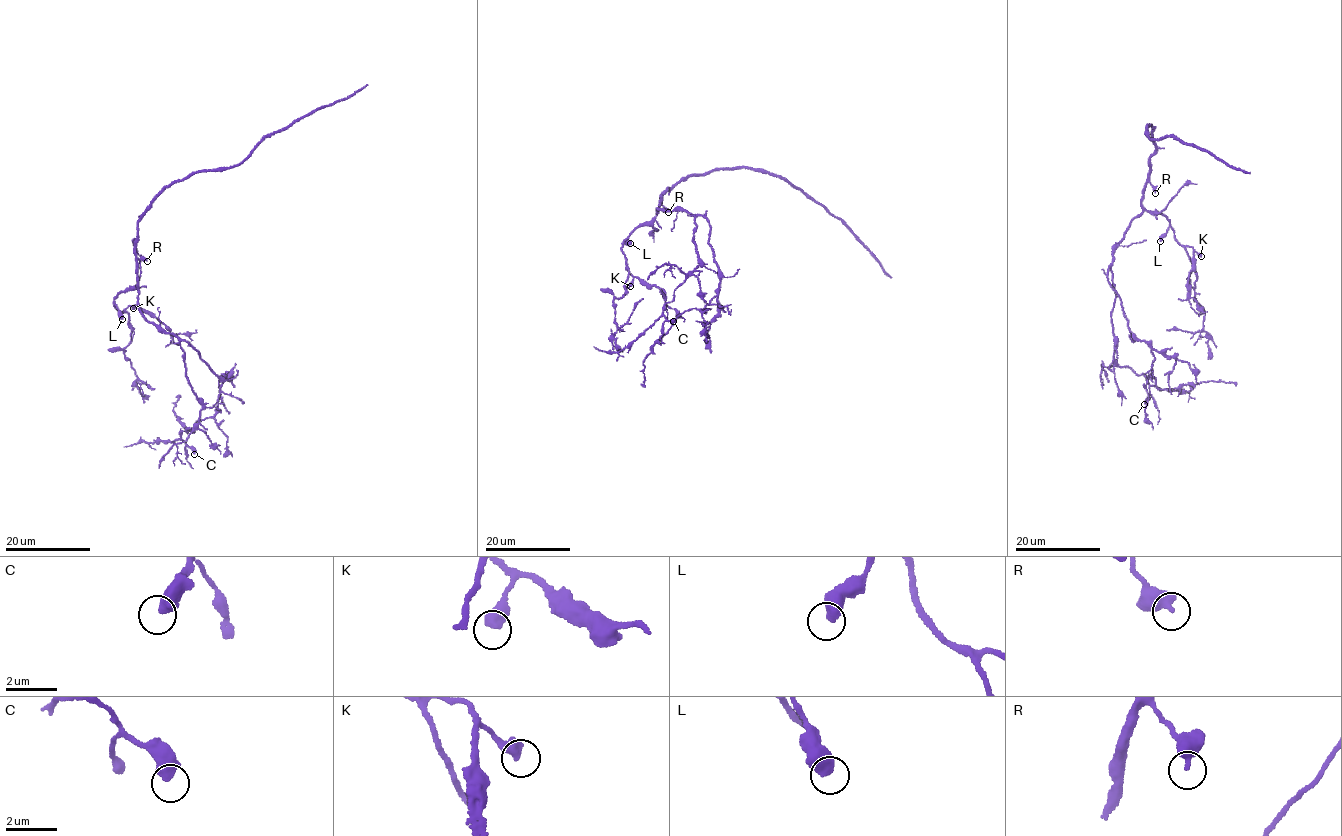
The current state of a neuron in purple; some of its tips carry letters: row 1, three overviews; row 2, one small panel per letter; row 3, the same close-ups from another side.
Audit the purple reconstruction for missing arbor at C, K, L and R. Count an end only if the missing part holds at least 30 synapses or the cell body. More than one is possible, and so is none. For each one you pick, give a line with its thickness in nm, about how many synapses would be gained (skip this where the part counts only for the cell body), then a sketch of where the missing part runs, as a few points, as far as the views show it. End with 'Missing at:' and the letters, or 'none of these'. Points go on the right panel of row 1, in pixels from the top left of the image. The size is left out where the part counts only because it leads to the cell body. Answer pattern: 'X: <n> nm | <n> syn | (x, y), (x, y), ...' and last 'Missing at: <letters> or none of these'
Missing at: none of these

